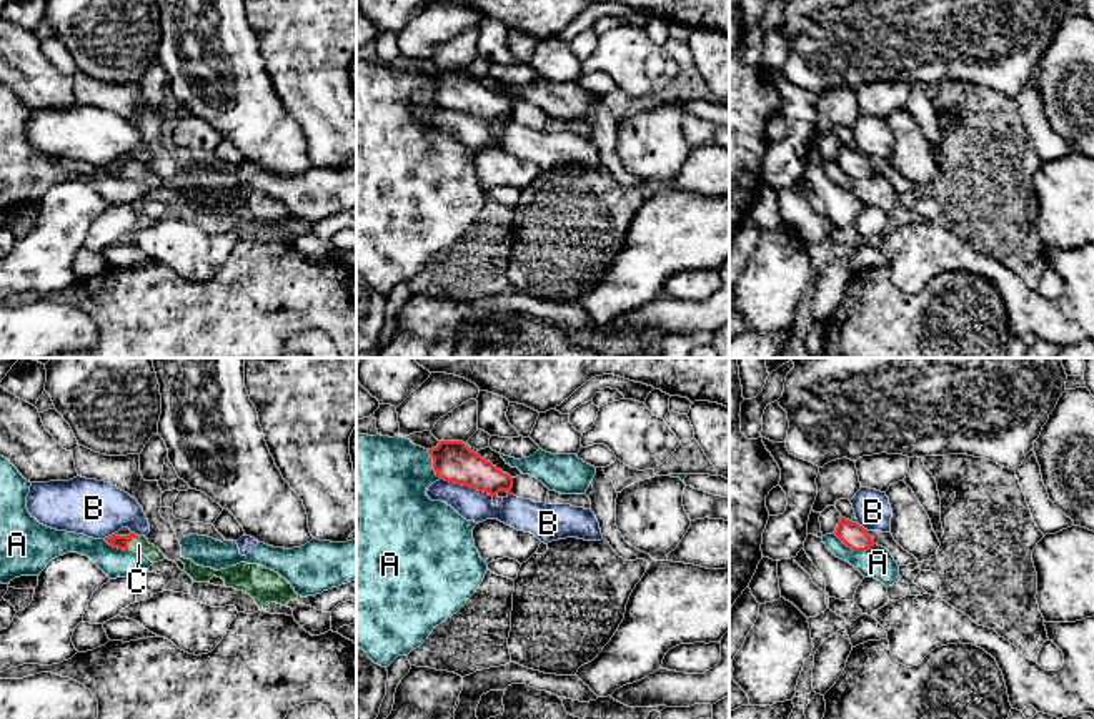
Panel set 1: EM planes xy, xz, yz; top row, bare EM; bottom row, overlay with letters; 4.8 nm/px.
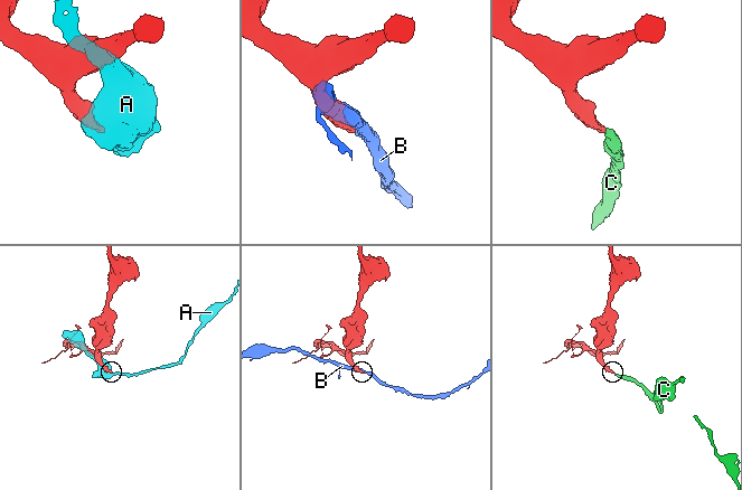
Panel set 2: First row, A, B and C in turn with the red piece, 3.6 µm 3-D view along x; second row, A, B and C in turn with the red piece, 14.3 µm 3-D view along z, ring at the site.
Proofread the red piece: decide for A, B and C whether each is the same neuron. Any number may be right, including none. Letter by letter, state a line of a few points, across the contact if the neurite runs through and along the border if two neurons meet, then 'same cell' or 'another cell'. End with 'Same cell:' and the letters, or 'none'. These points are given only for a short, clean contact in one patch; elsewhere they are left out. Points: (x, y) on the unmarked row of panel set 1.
A: another cell
B: another cell
C: line xy (117, 168), (130, 167), (139, 172); same cell
Same cell: C

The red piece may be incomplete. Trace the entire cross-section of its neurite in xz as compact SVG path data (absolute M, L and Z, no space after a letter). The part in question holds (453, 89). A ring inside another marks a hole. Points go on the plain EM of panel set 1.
M440 68L428 80L433 85L433 97L441 107L475 115L490 123L496 123L500 118L511 121L513 105L471 78L463 68Z

